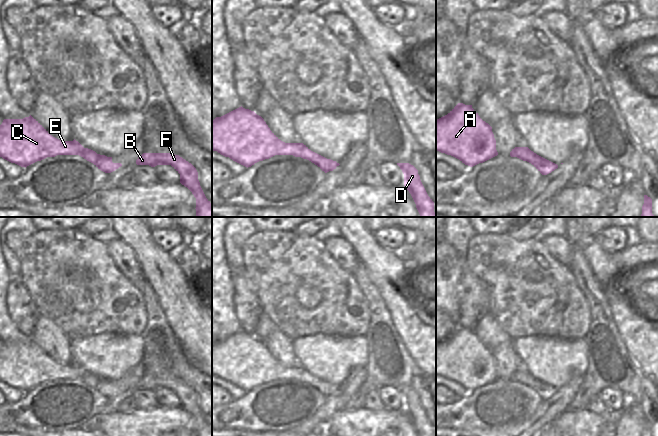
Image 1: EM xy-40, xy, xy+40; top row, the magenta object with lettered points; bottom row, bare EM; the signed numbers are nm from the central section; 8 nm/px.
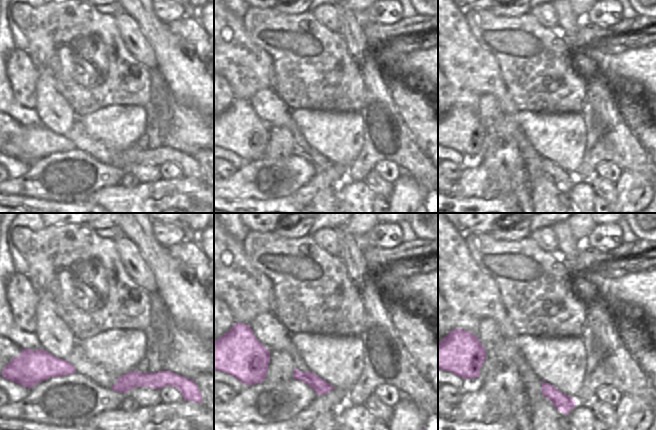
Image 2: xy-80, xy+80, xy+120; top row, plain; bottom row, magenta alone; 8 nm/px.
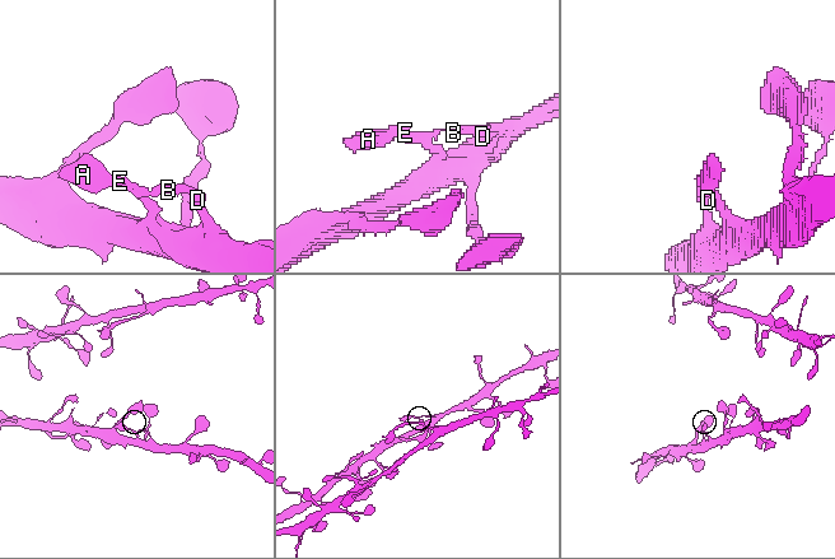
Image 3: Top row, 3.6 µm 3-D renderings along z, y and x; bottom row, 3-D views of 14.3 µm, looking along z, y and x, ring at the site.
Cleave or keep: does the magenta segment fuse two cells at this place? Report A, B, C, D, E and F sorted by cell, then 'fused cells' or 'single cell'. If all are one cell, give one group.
A B C D E F; single cell

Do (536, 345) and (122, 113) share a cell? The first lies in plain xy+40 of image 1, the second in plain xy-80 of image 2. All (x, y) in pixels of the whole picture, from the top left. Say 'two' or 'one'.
one

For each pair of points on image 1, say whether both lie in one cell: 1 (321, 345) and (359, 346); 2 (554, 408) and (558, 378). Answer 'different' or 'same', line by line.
1: same
2: different

